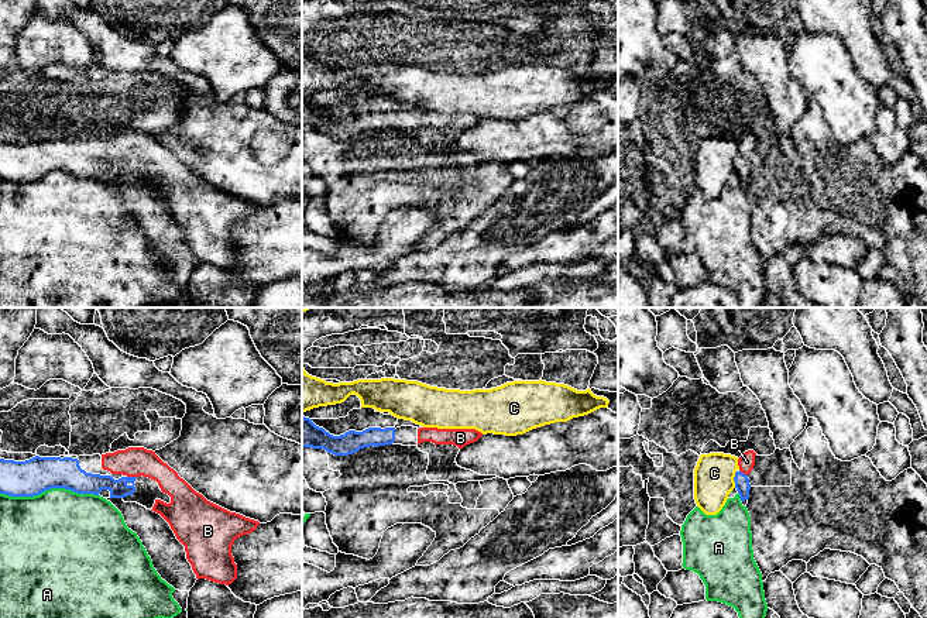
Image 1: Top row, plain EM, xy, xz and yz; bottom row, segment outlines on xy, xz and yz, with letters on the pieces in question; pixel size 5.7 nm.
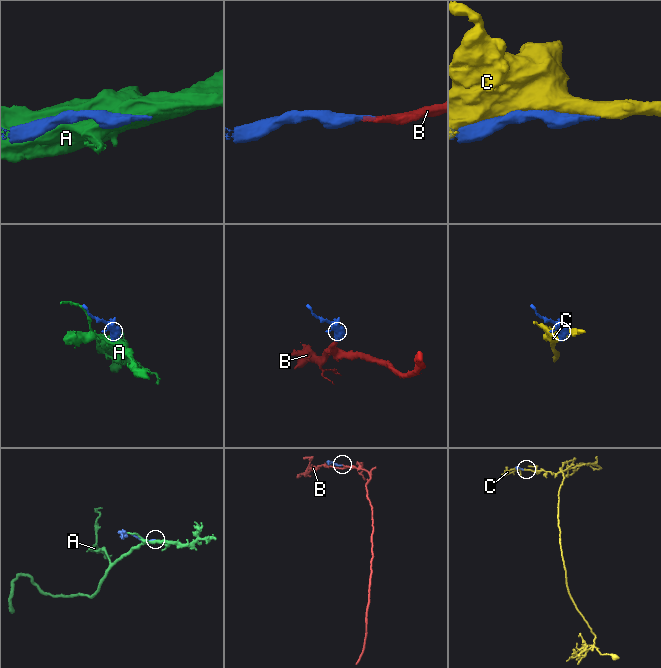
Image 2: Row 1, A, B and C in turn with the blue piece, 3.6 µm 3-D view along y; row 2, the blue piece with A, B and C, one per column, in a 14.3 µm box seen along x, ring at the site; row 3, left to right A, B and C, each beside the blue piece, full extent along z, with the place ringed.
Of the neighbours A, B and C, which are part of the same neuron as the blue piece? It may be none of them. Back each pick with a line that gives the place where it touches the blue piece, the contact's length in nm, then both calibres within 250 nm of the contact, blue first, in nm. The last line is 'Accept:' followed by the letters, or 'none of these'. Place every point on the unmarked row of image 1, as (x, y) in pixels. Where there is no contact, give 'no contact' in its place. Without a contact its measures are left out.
B: contact xy (131, 161); length 60 nm; calibres 120 and 170 nm
Accept: B

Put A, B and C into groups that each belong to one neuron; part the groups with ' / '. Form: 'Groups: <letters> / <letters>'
Groups: A / B / C

